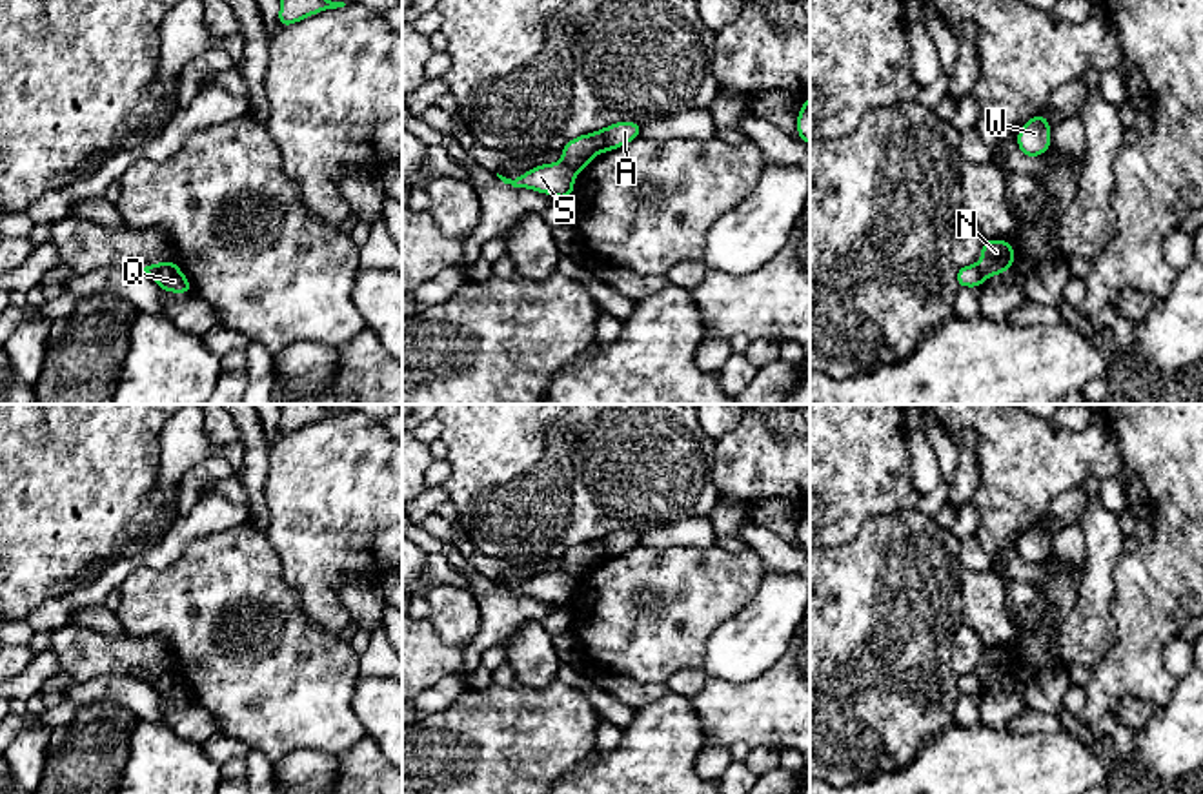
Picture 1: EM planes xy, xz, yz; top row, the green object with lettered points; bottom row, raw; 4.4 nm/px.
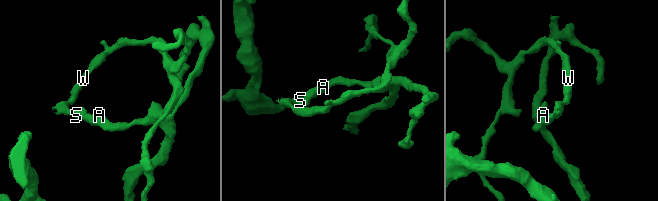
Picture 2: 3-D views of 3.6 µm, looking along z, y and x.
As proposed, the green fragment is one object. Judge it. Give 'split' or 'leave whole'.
split

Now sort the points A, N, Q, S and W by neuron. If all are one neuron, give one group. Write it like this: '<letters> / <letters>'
A Q / N S W

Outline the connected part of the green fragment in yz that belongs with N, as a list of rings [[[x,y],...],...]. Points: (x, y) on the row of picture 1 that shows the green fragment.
[[[985,240],[981,249],[979,270],[985,279],[1005,273],[1014,264],[1014,249],[1008,240]]]

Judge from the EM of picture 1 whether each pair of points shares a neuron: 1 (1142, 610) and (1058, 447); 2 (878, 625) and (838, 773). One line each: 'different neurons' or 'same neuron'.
1: different neurons
2: same neuron

